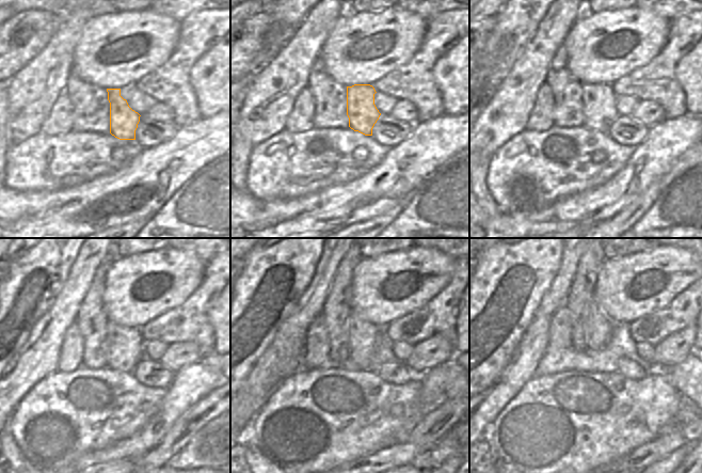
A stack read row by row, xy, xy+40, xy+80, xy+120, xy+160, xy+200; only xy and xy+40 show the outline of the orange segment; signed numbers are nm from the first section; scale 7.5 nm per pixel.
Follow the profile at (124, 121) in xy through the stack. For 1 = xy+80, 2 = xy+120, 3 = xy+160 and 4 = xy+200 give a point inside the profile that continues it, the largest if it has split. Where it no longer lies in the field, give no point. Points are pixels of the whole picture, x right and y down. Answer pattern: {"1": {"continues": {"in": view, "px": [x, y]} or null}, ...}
{"1": {"continues": {"in": "xy+80", "px": [600, 111]}}, "2": {"continues": {"in": "xy+120", "px": [124, 343]}}, "3": {"continues": {"in": "xy+160", "px": [363, 335]}}, "4": {"continues": {"in": "xy+200", "px": [599, 327]}}}

